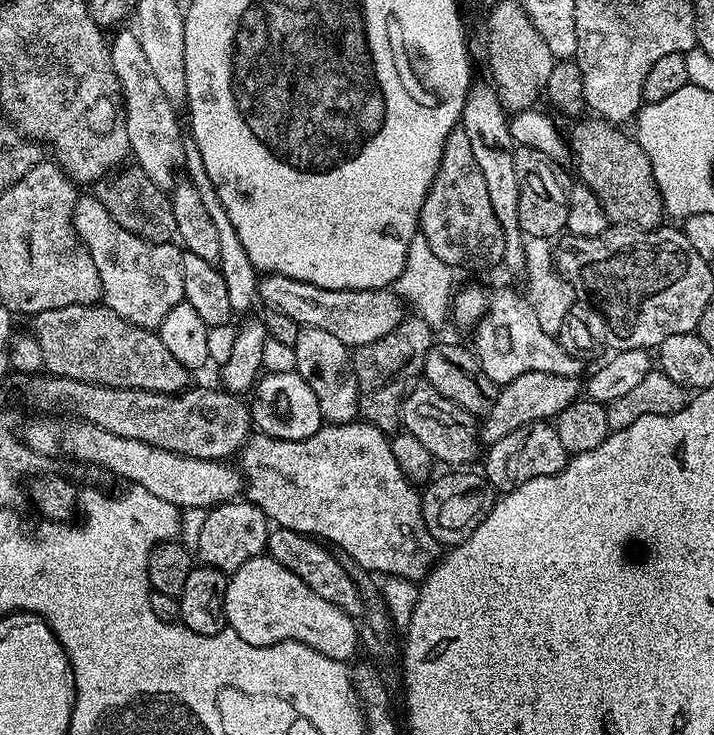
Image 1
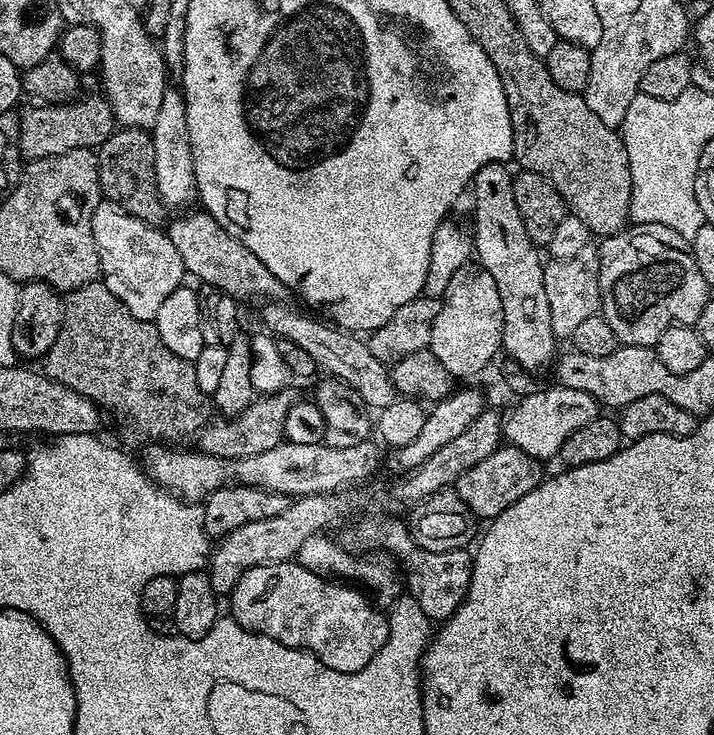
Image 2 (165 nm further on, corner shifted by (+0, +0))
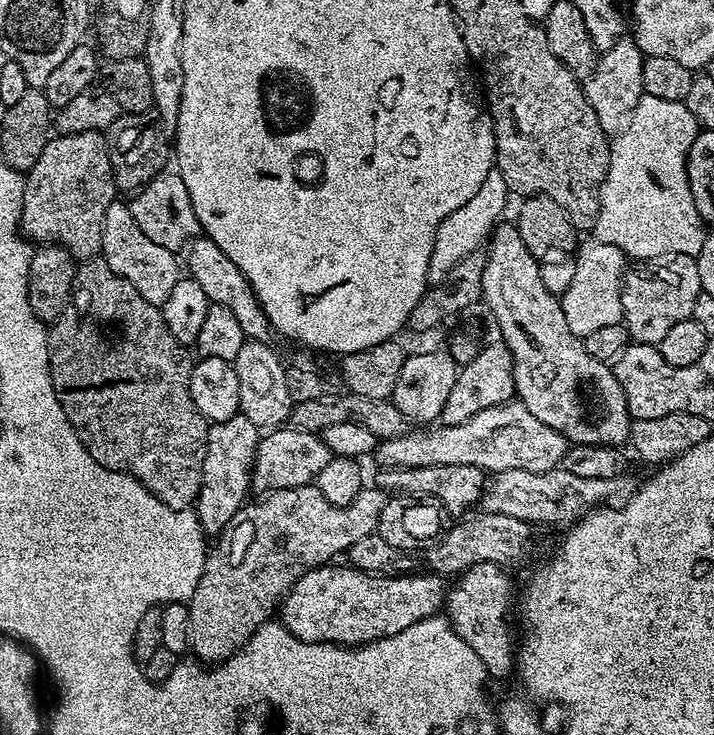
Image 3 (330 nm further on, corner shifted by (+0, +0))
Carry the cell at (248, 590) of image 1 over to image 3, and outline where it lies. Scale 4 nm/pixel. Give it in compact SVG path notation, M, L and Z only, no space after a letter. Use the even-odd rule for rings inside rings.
M351 566L332 567L315 568L302 574L280 602L279 623L302 642L341 646L369 644L402 634L406 626L437 615L444 607L445 577L435 574L367 576Z

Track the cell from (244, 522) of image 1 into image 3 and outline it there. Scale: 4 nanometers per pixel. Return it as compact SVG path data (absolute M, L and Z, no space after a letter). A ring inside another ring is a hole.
M291 426L271 429L261 435L256 457L252 463L251 491L256 494L267 494L278 490L290 490L298 486L313 483L322 469L332 461L333 454L326 446L323 435Z

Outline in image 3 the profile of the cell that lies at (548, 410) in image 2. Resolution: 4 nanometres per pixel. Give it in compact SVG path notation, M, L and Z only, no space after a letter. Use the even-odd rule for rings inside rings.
M519 399L481 410L474 418L466 418L458 426L432 426L427 430L409 430L402 436L377 443L374 457L385 468L417 468L418 466L478 466L485 474L508 470L550 471L563 461L569 442L556 430L550 430Z

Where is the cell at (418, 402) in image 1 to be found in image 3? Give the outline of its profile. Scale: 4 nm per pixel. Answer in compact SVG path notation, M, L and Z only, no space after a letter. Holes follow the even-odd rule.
M203 234L188 241L187 252L187 275L195 284L202 286L202 294L206 294L209 304L226 306L226 310L231 310L234 318L238 318L238 326L242 326L247 339L267 341L273 335L272 323L266 318L256 297L256 291L252 289L250 282L242 274L242 270L238 270L238 266L234 266L234 262L226 258L224 251L209 236Z

